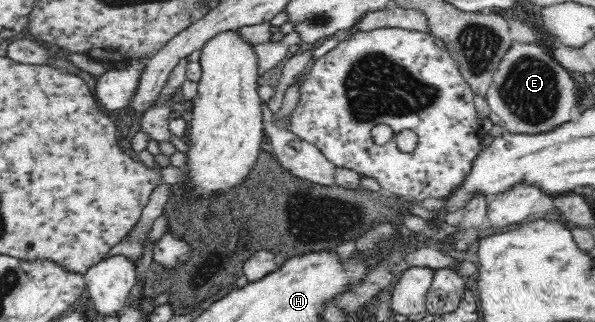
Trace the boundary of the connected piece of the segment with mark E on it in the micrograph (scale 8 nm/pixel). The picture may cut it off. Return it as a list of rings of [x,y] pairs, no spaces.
[[[513,42],[506,56],[500,60],[484,97],[491,112],[504,122],[504,130],[508,134],[536,135],[550,133],[556,126],[570,120],[572,108],[578,103],[577,92],[570,72],[554,59],[547,46],[540,42]]]

